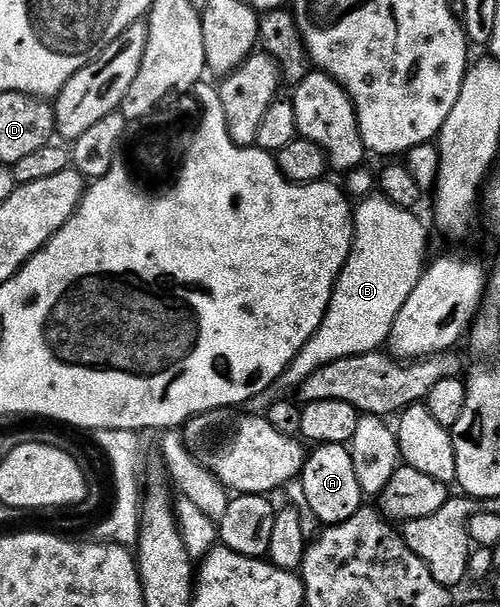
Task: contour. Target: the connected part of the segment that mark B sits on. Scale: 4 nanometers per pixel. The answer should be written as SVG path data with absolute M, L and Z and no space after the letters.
M381 195L364 197L357 202L354 209L354 242L334 285L328 311L320 327L314 332L314 337L304 343L296 359L286 368L280 382L281 388L297 390L298 385L308 379L308 375L312 375L312 371L320 371L320 367L336 359L381 350L389 342L396 315L400 315L400 307L408 303L408 295L412 295L412 287L416 287L416 283L422 278L422 270L428 261L426 229L418 215L404 207L396 207L396 203Z

